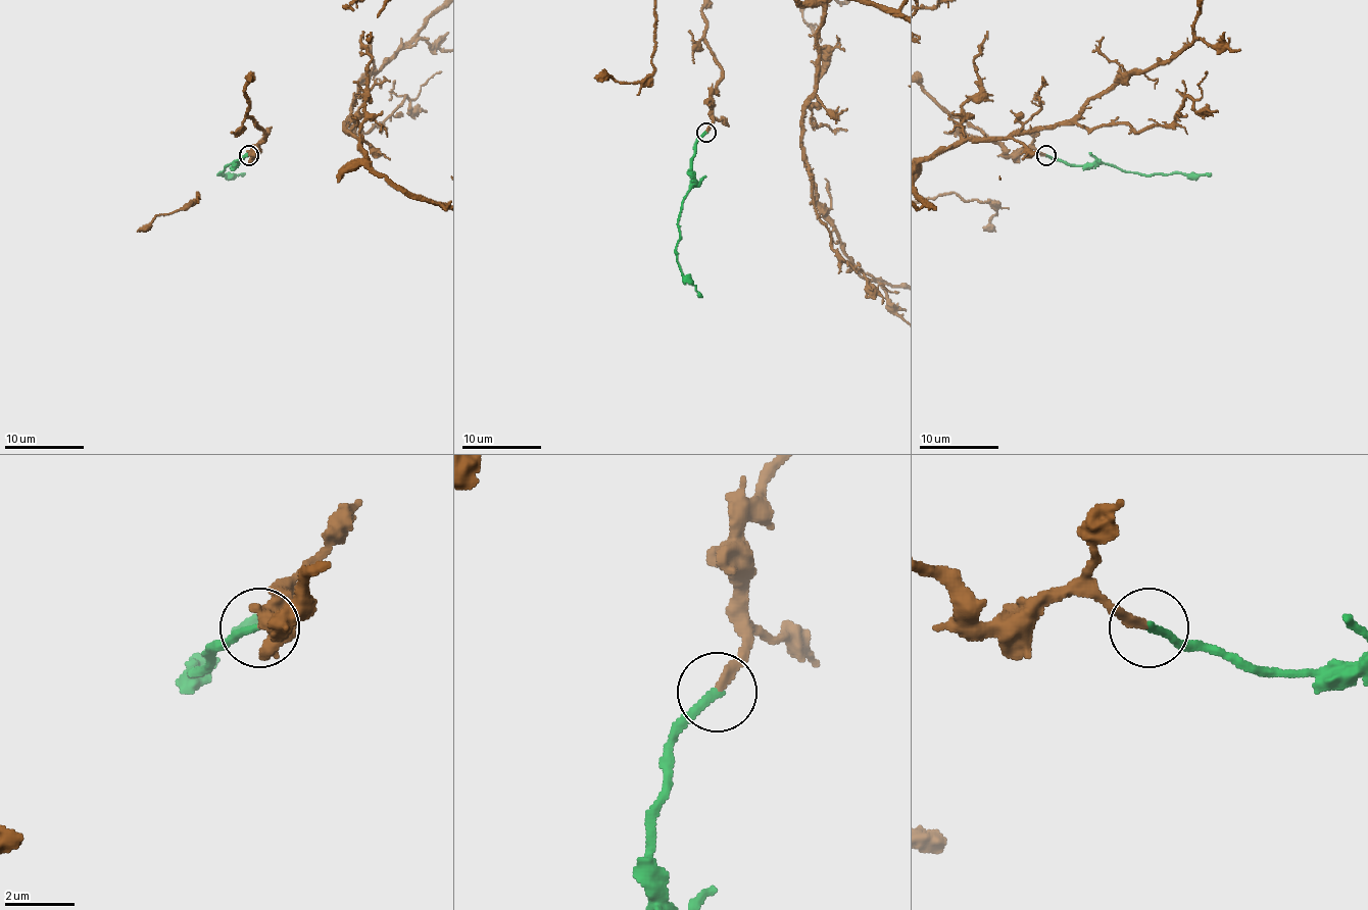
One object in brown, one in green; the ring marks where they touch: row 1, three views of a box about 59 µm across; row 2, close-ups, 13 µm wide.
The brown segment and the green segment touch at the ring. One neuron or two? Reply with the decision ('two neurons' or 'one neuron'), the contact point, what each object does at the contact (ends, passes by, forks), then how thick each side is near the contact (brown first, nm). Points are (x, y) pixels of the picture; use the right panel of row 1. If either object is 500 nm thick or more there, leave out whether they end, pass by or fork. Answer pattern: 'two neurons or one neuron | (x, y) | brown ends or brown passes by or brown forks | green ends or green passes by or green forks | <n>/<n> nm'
one neuron | (1045, 155) | brown ends | green ends | 220/240 nm

